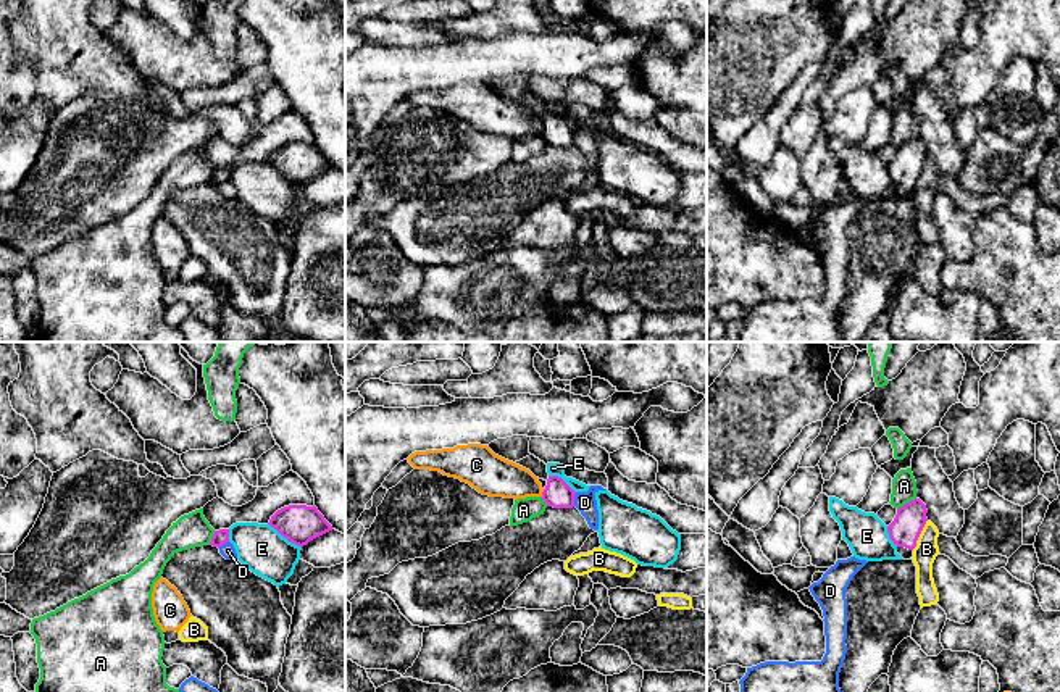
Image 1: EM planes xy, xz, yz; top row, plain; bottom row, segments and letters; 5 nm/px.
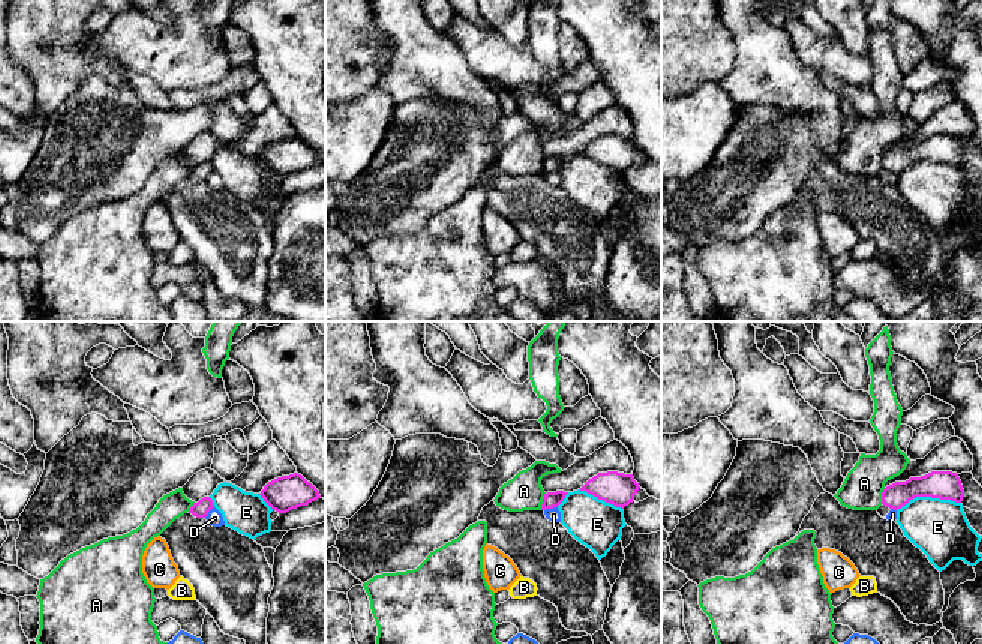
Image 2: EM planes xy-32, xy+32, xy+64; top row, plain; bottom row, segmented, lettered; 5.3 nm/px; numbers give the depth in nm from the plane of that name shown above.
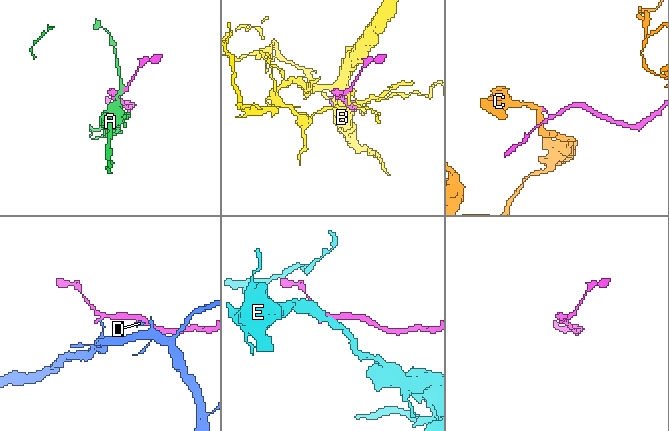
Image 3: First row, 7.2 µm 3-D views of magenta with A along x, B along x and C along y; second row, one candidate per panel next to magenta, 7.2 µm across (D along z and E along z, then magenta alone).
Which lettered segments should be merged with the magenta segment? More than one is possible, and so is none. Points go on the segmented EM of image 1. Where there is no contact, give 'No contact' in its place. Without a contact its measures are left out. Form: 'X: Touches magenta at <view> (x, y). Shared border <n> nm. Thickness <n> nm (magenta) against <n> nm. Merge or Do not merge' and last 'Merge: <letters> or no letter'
A: Touches magenta at yz (905, 504). Shared border 120 nm. Thickness 160 nm (magenta) against 130 nm. Do not merge
B: Touches magenta at yz (920, 533). Shared border 170 nm. Thickness 160 nm (magenta) against 120 nm. Do not merge
C: Touches magenta at xz (542, 492). Shared border 40 nm. Thickness 140 nm (magenta) against 200 nm. Do not merge
D: Touches magenta at xz (573, 499). Shared border 70 nm. Thickness 140 nm (magenta) against 100 nm. Do not merge
E: Touches magenta at xy (284, 536). Shared border 200 nm. Thickness 190 nm (magenta) against 240 nm. Do not merge
Merge: no letter

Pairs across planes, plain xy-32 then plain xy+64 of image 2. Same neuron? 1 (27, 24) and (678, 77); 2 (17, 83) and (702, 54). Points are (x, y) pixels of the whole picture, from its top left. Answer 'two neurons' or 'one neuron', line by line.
1: two neurons
2: one neuron

